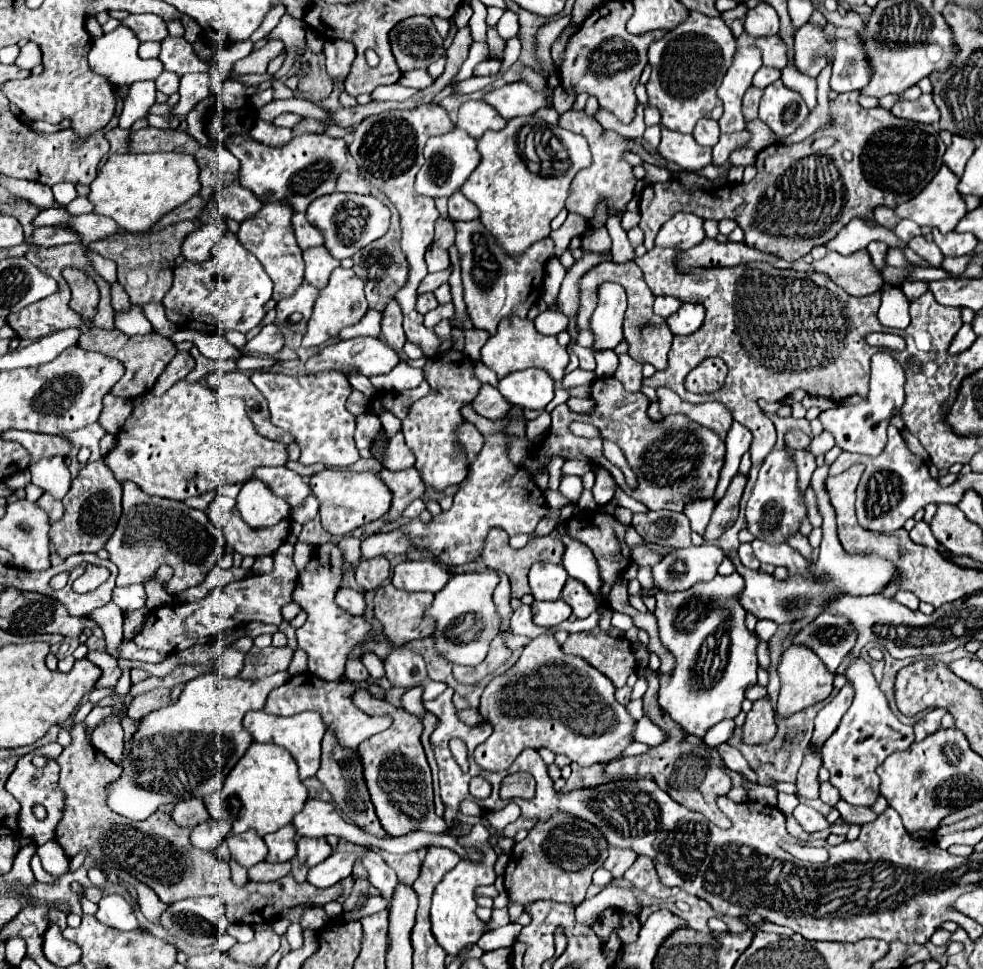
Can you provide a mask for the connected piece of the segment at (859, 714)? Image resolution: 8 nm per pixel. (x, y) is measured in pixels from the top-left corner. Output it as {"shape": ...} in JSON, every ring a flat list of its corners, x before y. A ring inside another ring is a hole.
{"shape":[[853,657,847,671,847,681,855,689,855,697,847,713,843,715,837,731,825,741,821,749,823,767,831,773,829,781,841,793,841,797,851,805,871,807,879,795,879,777,875,769,887,759,889,753,907,749,913,743,913,727,903,725,889,709,885,693,879,689,871,665,861,657]]}

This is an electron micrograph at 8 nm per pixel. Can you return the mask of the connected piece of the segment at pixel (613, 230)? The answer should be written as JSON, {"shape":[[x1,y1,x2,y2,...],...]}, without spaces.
{"shape":[[615,211,611,215,611,221,605,223,611,239,613,239,613,247,611,247,611,253,613,253,613,261,619,261,619,263,625,263,629,259,635,259,635,251,627,239,627,233,621,229,621,215]]}

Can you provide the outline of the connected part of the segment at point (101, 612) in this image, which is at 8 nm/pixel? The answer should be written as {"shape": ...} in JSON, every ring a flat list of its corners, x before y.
{"shape":[[109,603,105,607,99,607,95,609,93,613,87,615,87,619,95,621,103,633,105,633,105,641,107,641,107,651,117,657,115,649,117,645,121,643,123,639,123,611,115,605,115,603]]}

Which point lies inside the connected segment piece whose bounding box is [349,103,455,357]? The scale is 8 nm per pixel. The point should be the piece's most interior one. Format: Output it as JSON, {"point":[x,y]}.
{"point":[388,148]}

